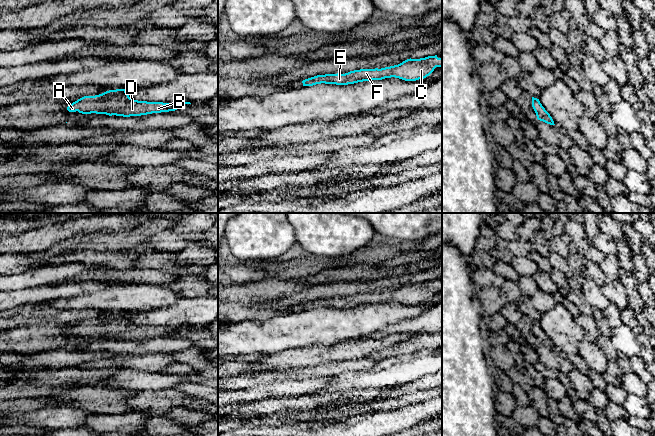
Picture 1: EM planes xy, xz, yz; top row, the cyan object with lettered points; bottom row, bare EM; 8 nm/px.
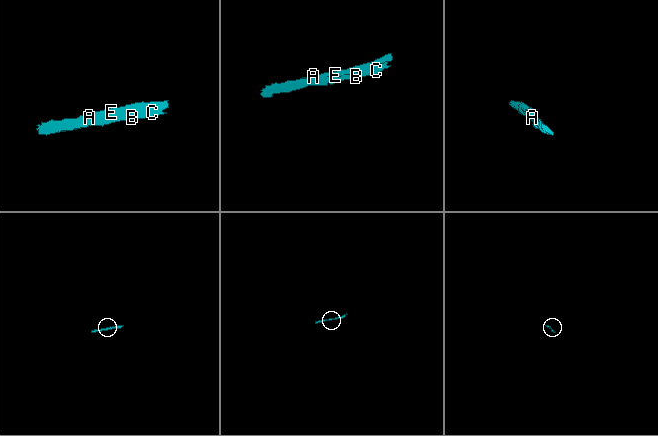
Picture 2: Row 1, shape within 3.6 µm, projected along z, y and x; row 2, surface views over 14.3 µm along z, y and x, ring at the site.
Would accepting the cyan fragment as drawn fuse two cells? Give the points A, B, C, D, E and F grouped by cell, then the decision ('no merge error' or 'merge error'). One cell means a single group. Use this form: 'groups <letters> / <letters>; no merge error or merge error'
groups A B C D E F; no merge error

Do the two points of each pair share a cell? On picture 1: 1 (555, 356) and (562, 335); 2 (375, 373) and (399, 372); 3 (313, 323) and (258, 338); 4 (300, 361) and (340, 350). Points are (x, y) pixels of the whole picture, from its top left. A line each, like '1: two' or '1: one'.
1: two
2: one
3: one
4: one

